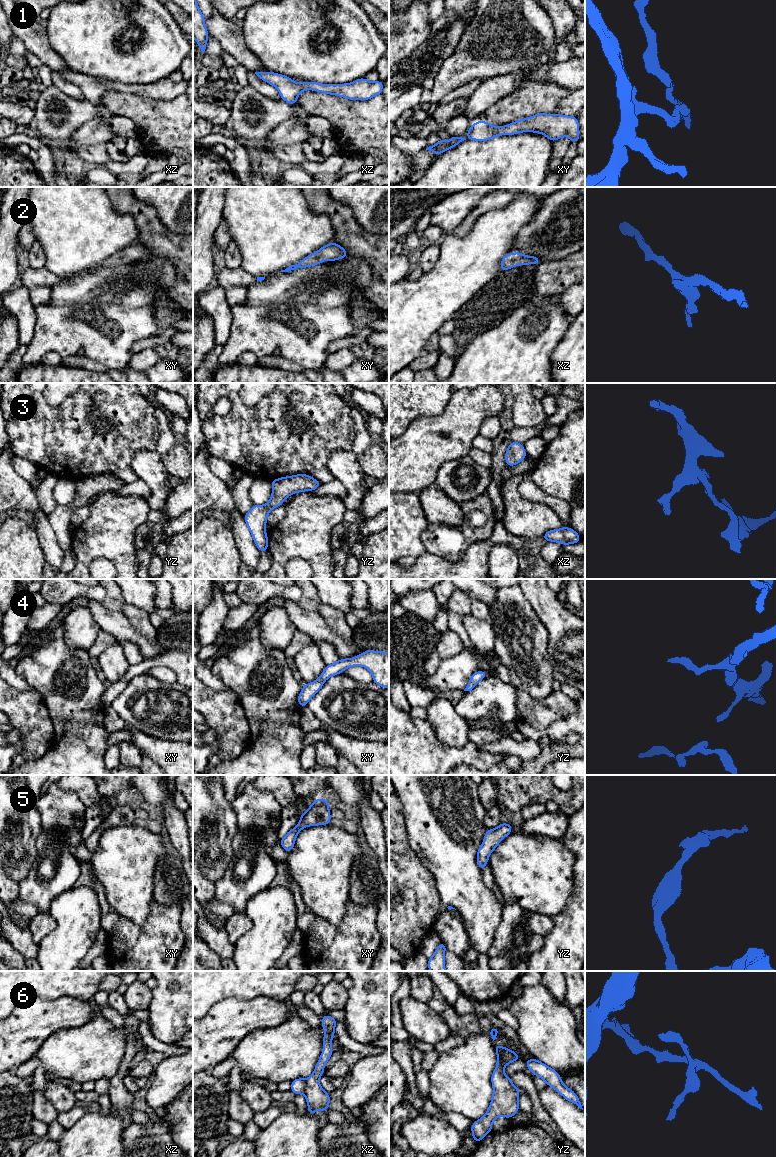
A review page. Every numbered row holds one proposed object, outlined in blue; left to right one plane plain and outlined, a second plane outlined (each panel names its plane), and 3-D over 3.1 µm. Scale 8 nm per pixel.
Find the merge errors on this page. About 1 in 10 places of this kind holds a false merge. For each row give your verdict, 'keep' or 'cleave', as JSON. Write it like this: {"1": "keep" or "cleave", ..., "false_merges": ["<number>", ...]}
{"1": "keep", "2": "keep", "3": "keep", "4": "keep", "5": "keep", "6": "cleave", "false_merges": ["6"]}

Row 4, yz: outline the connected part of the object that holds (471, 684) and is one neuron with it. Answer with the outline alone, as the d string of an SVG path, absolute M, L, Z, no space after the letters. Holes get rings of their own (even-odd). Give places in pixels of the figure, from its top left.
M476 671L470 678L470 681L464 691L471 691L479 681L484 679L487 676L487 673L484 671Z

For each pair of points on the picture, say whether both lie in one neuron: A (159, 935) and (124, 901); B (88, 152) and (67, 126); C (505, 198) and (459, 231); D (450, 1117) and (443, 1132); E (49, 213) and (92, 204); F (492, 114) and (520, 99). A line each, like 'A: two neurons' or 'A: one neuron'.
A: two neurons
B: one neuron
C: one neuron
D: two neurons
E: one neuron
F: one neuron

